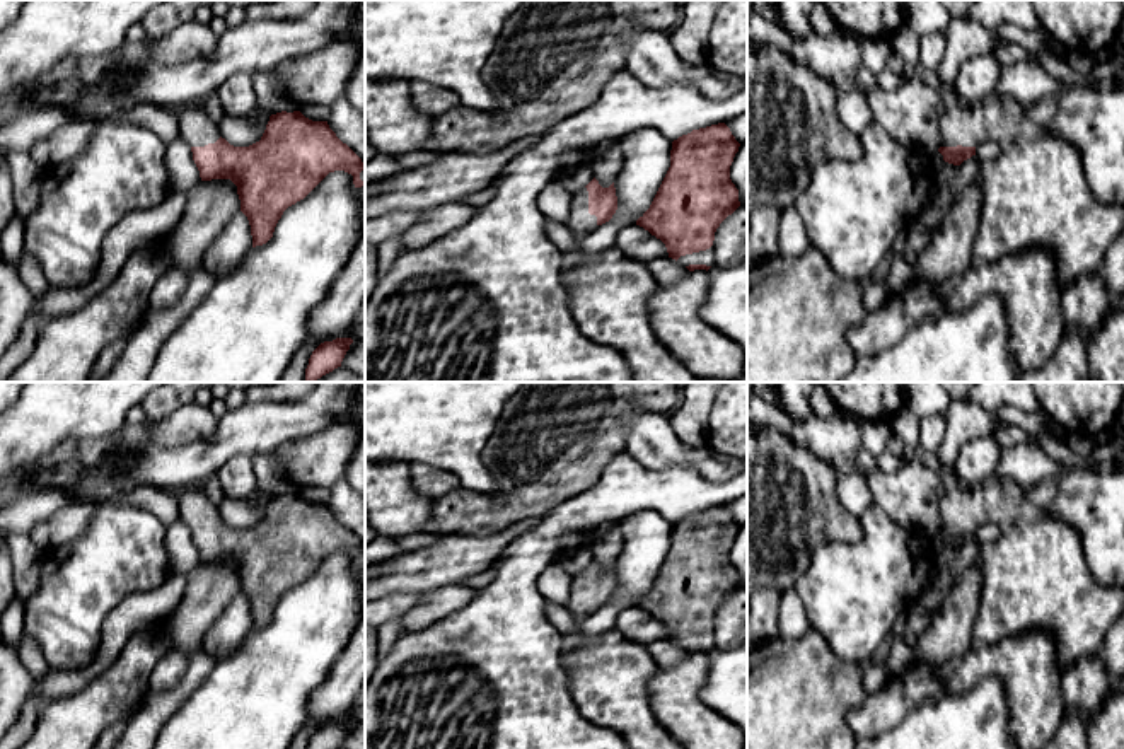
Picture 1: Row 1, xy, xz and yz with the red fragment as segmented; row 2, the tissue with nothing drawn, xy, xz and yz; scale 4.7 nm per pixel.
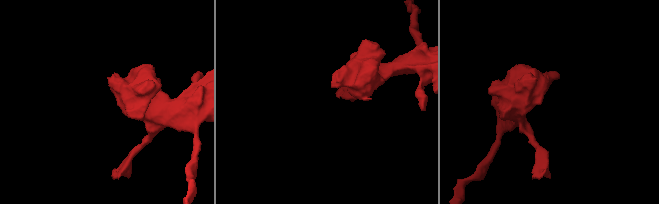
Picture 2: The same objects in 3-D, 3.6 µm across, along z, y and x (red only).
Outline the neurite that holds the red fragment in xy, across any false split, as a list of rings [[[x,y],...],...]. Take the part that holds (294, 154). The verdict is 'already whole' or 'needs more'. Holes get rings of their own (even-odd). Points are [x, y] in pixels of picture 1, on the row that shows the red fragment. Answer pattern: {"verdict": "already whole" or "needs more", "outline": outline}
{"verdict": "needs more", "outline": [[[200,104],[179,109],[177,128],[191,147],[201,181],[230,179],[237,186],[240,212],[251,225],[252,247],[266,244],[283,212],[304,200],[329,172],[345,171],[353,176],[355,188],[363,186],[362,159],[336,136],[327,121],[312,121],[300,111],[271,114],[261,140],[249,147],[234,147],[222,138],[218,125]]]}

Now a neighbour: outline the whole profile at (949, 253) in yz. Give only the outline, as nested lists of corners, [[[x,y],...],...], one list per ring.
[[[979,179],[955,196],[955,201],[931,232],[926,249],[914,264],[919,278],[938,285],[969,270],[974,259],[972,249],[981,217],[981,201]]]

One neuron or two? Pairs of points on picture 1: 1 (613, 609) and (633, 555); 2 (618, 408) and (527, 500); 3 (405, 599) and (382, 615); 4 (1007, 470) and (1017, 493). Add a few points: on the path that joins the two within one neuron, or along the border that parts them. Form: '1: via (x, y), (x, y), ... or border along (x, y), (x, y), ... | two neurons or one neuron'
1: via (626, 596), (633, 582), (633, 569) | one neuron
2: via (596, 430), (548, 478) | one neuron
3: via (399, 603), (388, 609) | one neuron
4: border along (993, 476), (1000, 481), (1012, 480), (1029, 485) | two neurons

